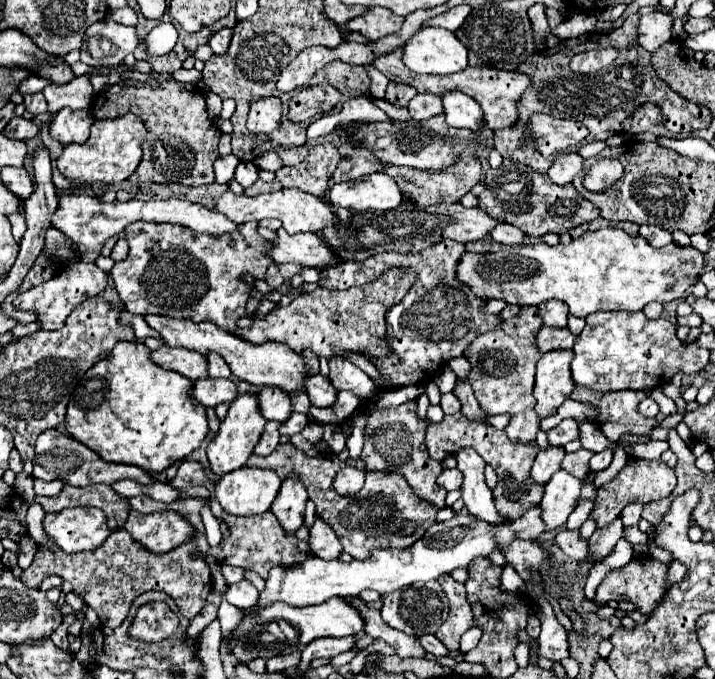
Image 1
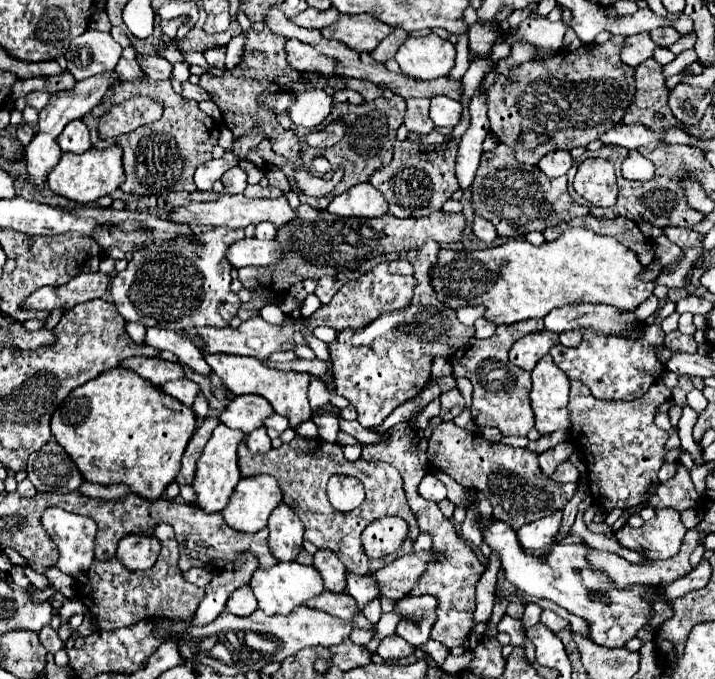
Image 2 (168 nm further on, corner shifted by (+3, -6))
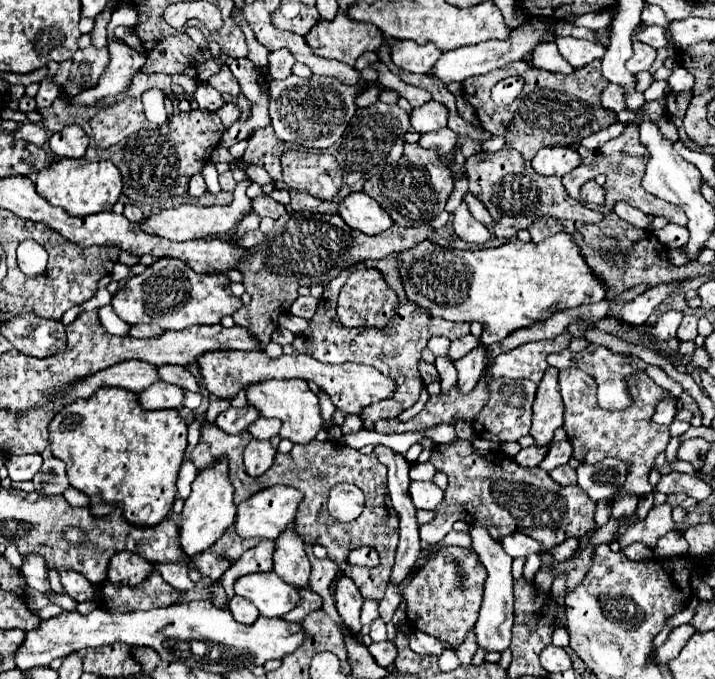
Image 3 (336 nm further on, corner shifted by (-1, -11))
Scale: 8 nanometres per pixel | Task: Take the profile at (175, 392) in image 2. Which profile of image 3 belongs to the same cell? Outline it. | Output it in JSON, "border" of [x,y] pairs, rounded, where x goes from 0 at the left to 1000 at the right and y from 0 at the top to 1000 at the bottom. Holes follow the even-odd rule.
{"border":[[[221,561],[193,579],[193,591],[201,602],[249,602],[257,594],[257,576],[249,567]]]}

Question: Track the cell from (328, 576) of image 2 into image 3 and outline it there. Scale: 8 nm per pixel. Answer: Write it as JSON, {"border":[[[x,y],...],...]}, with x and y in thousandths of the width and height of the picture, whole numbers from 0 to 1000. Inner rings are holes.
{"border":[[[473,847],[470,859],[470,870],[467,870],[467,891],[473,897],[473,903],[478,906],[481,918],[487,920],[487,926],[498,935],[503,932],[506,920],[503,920],[503,900],[506,900],[506,876],[501,870],[501,865],[492,859],[490,850],[484,847]]]}

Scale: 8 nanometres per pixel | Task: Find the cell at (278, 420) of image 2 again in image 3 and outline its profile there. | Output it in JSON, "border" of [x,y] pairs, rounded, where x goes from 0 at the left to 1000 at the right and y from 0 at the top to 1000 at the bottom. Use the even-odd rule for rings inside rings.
{"border":[[[361,614],[350,629],[347,635],[364,647],[364,649],[375,649],[380,647],[383,641],[389,641],[392,635],[392,617],[375,617],[375,614]]]}

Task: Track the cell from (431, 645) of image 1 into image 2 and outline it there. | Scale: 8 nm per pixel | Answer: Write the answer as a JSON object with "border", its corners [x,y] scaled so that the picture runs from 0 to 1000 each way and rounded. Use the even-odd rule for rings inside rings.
{"border":[[[548,934],[548,937],[543,937],[543,940],[534,943],[534,948],[526,954],[526,963],[529,963],[531,969],[537,969],[537,972],[545,972],[545,969],[568,969],[568,966],[573,966],[579,957],[582,957],[582,954],[573,951],[565,940]]]}

